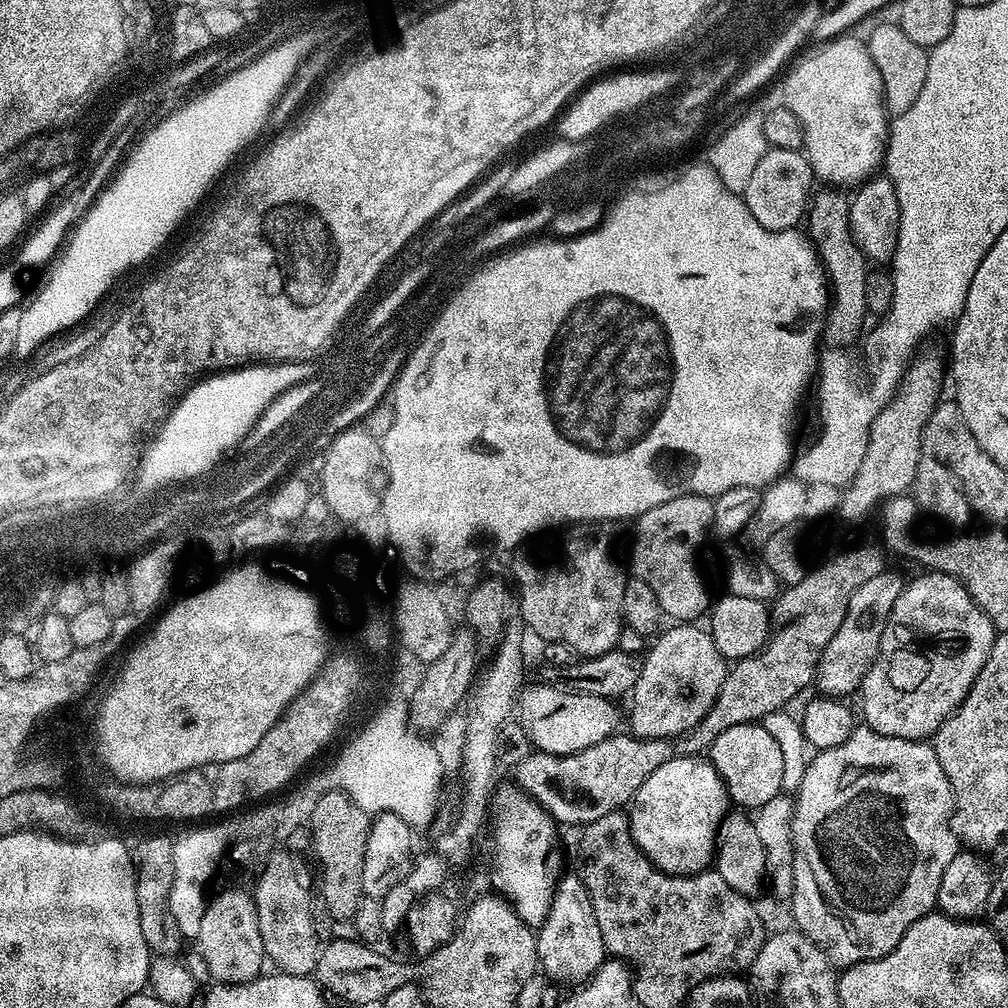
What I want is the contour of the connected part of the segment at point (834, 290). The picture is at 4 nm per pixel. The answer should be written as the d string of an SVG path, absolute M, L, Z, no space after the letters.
M840 190L820 191L813 195L806 213L806 235L816 248L816 255L824 267L830 289L822 340L825 345L833 348L848 348L855 345L852 343L856 339L856 343L861 339L865 331L864 319L869 319L870 316L866 306L866 274L870 268L852 237L848 221L849 197Z

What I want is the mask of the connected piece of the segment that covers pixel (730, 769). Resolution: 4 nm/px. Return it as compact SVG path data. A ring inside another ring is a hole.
M763 723L735 724L730 726L730 730L722 730L722 734L712 740L710 759L718 770L728 791L728 799L733 805L744 810L755 810L766 806L770 798L781 795L782 746L764 728Z

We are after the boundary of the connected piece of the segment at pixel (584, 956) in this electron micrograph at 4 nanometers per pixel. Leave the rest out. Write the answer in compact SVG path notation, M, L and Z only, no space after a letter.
M561 875L556 884L550 914L536 932L536 958L549 981L572 984L568 986L583 985L603 966L606 953L602 942L602 930L598 930L598 918L594 918L590 894L579 875Z

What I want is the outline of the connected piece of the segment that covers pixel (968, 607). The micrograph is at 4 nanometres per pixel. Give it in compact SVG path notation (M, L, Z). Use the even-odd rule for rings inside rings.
M930 571L920 575L924 576L917 580L909 579L905 583L903 594L898 602L894 602L892 617L895 625L905 625L906 634L900 635L899 641L892 645L881 645L878 658L870 666L864 679L862 693L864 692L863 723L867 727L878 734L924 742L935 737L938 729L948 721L949 716L956 711L974 686L982 666L988 660L998 629L992 625L992 619L976 605L974 597L955 578ZM908 662L920 668L906 668L906 672L900 672L900 664Z

